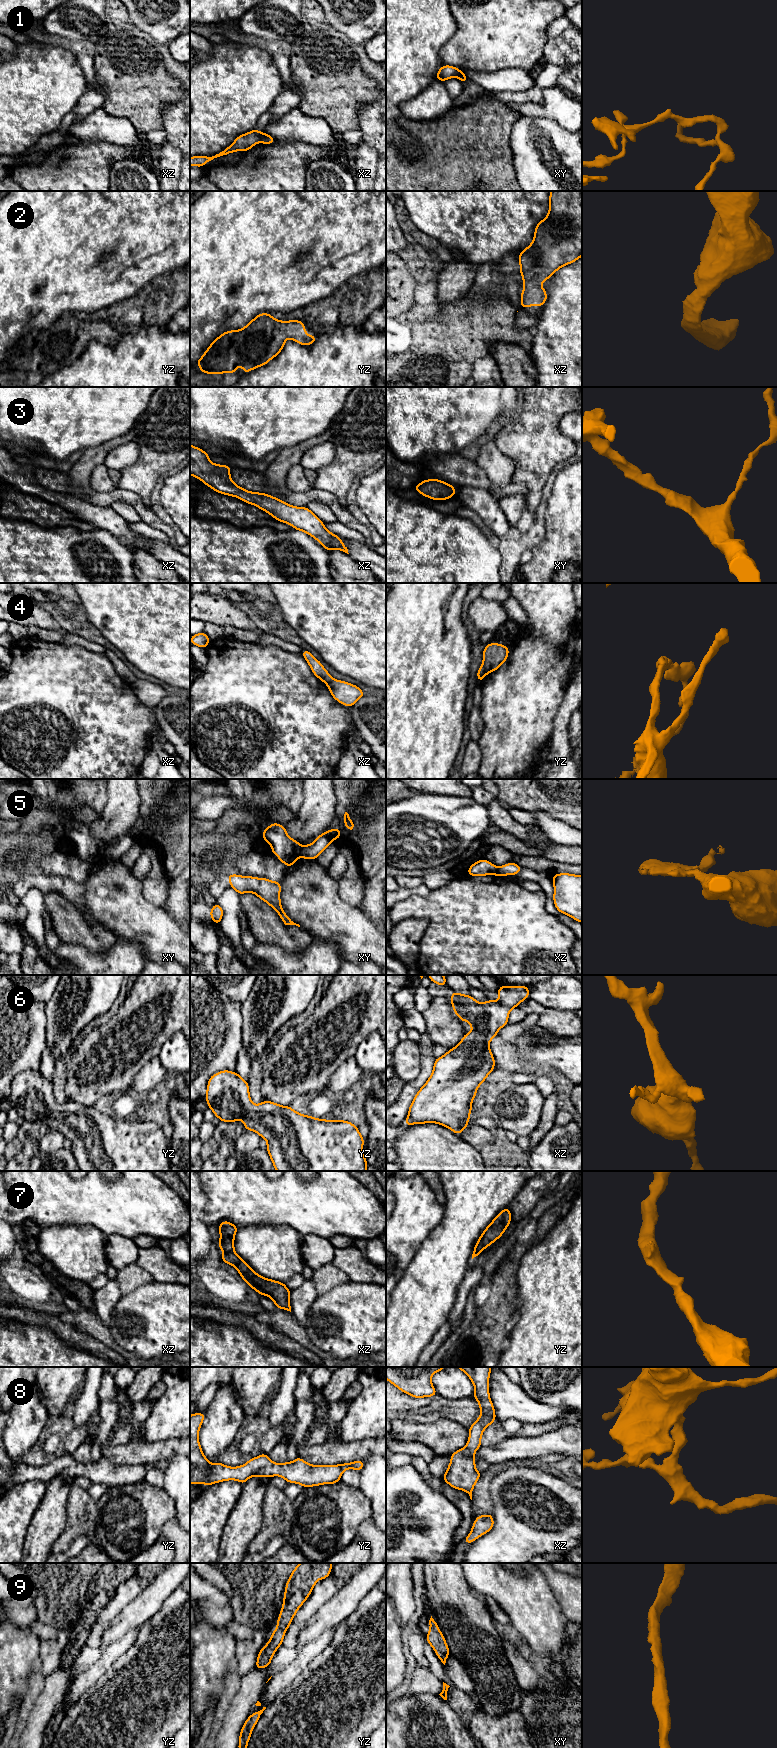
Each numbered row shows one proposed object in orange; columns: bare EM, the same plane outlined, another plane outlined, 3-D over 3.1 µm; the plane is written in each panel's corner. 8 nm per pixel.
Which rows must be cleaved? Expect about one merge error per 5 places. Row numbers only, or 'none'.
1, 4, 5

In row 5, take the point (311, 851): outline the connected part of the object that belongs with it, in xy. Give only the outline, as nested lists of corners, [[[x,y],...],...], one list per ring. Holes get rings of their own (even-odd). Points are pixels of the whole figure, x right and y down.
[[[338,827],[333,830],[327,830],[323,834],[316,837],[312,844],[303,846],[301,849],[301,856],[305,859],[315,860],[318,855],[323,852],[334,839],[341,837],[341,831]]]

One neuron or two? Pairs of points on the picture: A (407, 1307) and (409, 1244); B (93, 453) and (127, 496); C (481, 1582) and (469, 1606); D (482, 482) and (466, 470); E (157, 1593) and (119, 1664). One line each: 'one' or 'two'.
A: two
B: one
C: two
D: one
E: two

